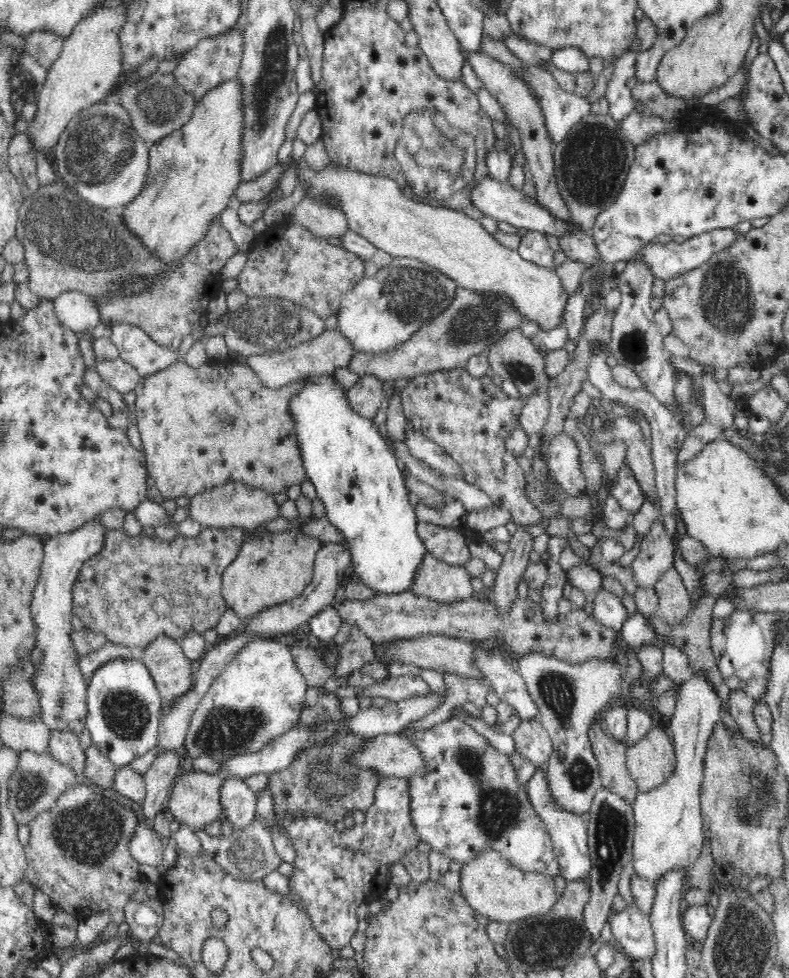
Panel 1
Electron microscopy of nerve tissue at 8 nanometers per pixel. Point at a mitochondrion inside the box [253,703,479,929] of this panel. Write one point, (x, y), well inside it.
(337, 791)

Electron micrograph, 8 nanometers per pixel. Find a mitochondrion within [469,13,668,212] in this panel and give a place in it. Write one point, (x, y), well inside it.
(592, 163)

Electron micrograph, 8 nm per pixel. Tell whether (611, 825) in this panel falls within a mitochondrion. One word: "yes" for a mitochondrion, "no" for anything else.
yes

